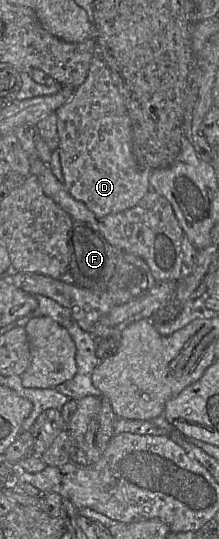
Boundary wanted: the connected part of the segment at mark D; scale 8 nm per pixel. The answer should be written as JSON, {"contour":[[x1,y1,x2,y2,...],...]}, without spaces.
{"contour":[[99,53,91,60,86,80,76,88,72,99,59,107,55,113,64,186,71,196,83,202,99,217,117,214,135,207,150,191,149,178,152,170,140,167,135,159,132,150,132,123,125,101]]}

